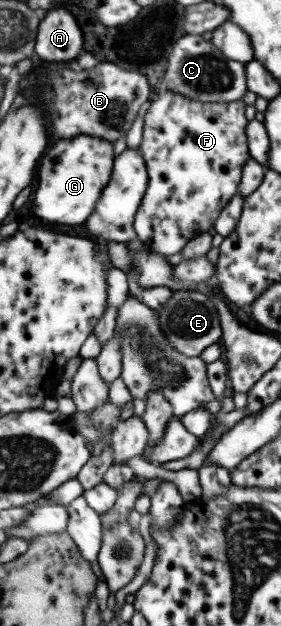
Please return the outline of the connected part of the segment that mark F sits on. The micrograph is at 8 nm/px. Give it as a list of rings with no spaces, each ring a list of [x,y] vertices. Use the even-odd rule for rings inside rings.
[[[164,89],[146,115],[144,138],[140,145],[148,164],[148,191],[136,213],[138,239],[144,240],[153,251],[163,255],[177,255],[193,238],[216,226],[224,207],[239,192],[244,165],[252,155],[248,140],[248,106],[244,99],[232,102],[204,102],[189,99],[181,93]]]

